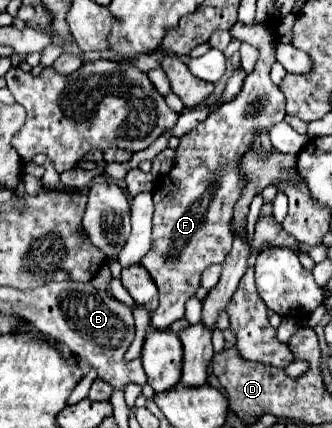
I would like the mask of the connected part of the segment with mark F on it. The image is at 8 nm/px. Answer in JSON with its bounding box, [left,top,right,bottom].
[141,18,285,330]

